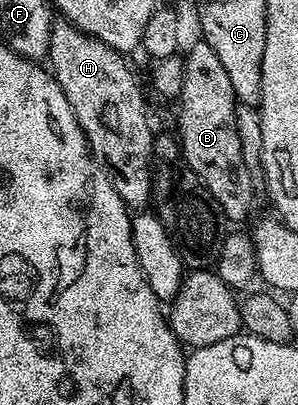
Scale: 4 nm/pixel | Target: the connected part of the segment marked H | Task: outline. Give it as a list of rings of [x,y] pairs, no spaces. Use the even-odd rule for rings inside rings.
[[[65,21],[55,22],[50,34],[49,70],[60,85],[64,97],[68,97],[68,105],[72,105],[72,113],[78,118],[78,124],[86,135],[90,154],[113,179],[116,193],[120,193],[127,208],[146,209],[151,206],[154,194],[152,164],[156,159],[156,131],[150,128],[146,99],[142,96],[142,91],[138,88],[138,79],[130,72],[126,59],[127,56],[123,52],[104,45],[91,35],[86,35],[78,26]]]

